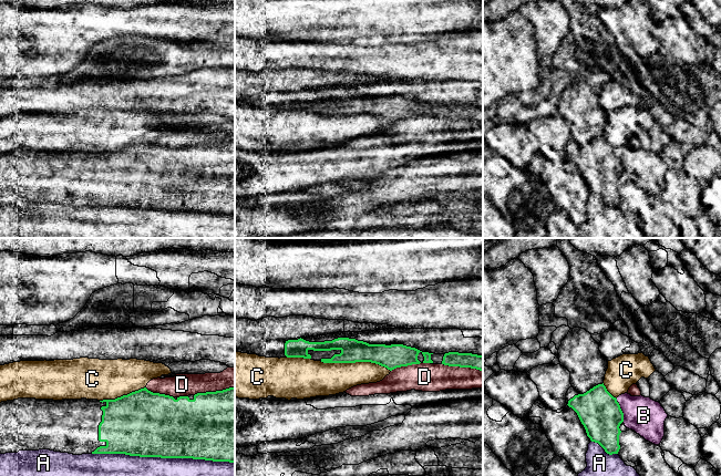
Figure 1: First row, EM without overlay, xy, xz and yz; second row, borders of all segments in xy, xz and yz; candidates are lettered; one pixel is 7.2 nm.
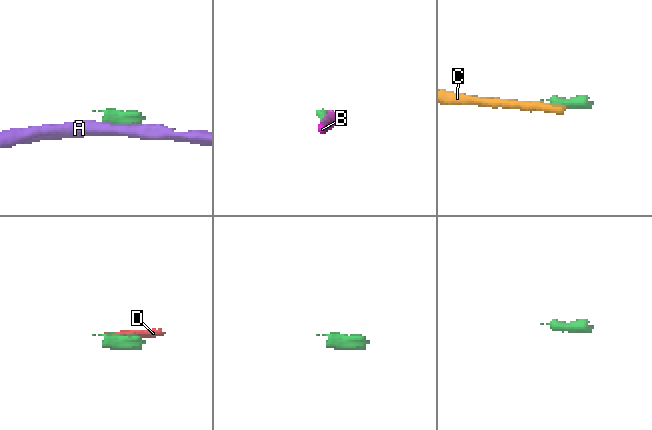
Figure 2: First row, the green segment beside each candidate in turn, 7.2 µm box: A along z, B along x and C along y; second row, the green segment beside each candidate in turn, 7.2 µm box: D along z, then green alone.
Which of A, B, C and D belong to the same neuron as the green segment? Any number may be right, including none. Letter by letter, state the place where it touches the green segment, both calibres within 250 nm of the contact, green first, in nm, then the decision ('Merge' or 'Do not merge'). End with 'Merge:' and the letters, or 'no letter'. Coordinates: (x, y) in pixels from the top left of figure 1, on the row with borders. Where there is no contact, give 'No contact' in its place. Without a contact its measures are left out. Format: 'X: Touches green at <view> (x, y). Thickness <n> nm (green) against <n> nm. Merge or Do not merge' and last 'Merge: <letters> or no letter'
A: Touches green at xy (163, 457). Thickness 460 nm (green) against 140 nm. Do not merge
B: Touches green at yz (620, 410). Thickness 300 nm (green) against 260 nm. Do not merge
C: Touches green at xz (356, 361). Thickness 170 nm (green) against 240 nm. Do not merge
D: Touches green at xy (214, 392). Thickness 500 nm (green) against 160 nm. Do not merge
Merge: no letter

